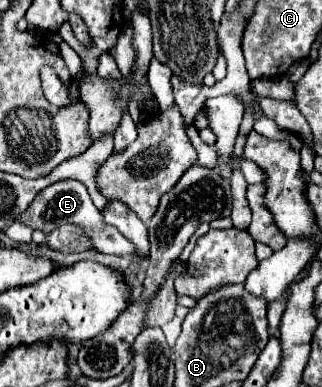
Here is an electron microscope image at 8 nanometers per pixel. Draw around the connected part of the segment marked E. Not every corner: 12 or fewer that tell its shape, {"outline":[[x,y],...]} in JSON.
{"outline":[[76,179],[48,185],[16,217],[46,235],[78,225],[96,251],[132,259]]}

